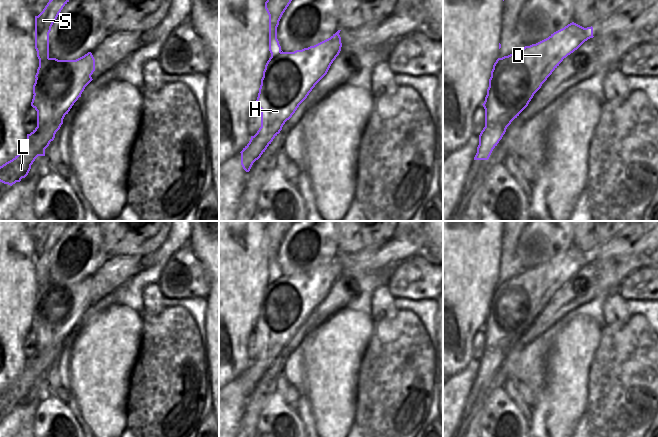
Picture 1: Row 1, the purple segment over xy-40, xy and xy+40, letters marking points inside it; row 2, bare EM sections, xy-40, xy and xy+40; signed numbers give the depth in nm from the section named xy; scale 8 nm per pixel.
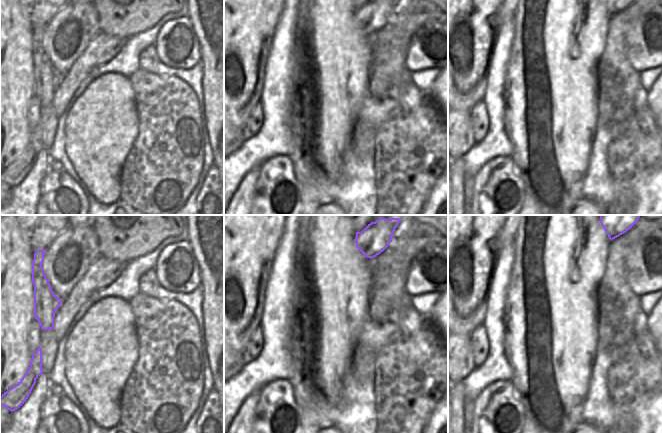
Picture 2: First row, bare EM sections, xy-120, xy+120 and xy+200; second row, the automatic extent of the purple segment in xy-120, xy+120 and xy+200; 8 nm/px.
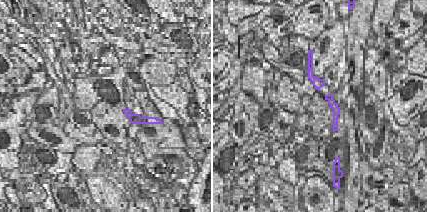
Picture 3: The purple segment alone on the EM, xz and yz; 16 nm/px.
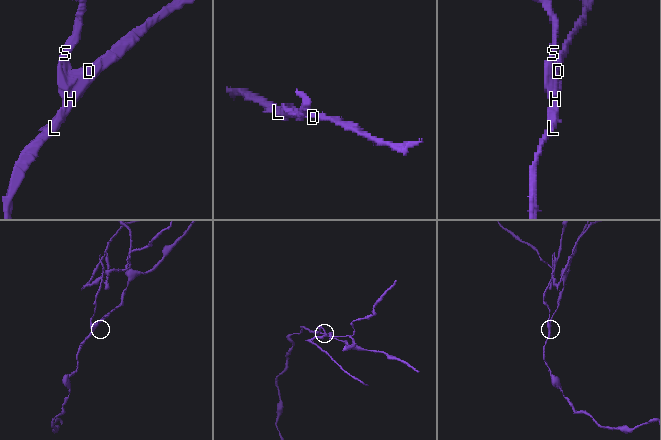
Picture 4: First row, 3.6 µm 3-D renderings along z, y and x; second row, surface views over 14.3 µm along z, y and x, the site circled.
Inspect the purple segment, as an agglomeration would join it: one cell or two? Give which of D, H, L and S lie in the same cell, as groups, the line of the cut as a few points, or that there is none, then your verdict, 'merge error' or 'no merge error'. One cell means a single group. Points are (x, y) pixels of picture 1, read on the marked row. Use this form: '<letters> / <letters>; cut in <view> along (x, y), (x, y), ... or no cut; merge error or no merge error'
D H / L S; cut in xy-40 along (77, 73), (75, 81), (38, 90); merge error

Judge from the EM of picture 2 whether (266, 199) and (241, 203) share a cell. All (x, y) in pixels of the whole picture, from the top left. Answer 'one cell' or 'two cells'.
two cells

